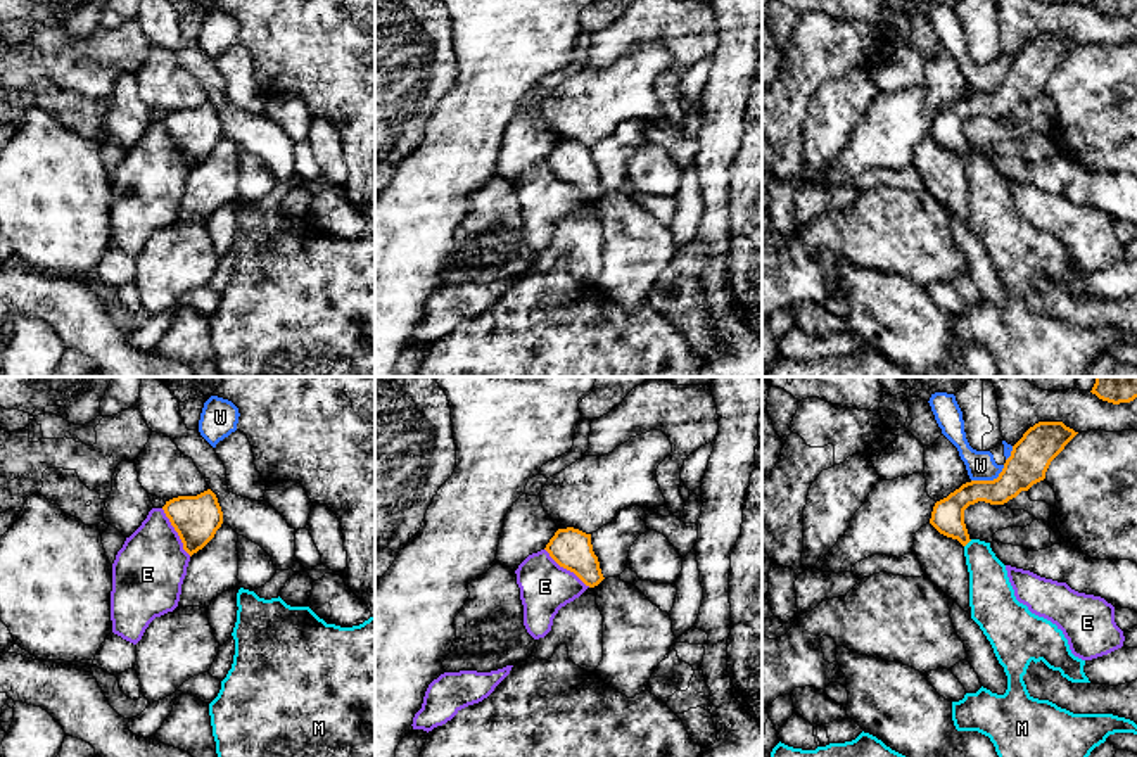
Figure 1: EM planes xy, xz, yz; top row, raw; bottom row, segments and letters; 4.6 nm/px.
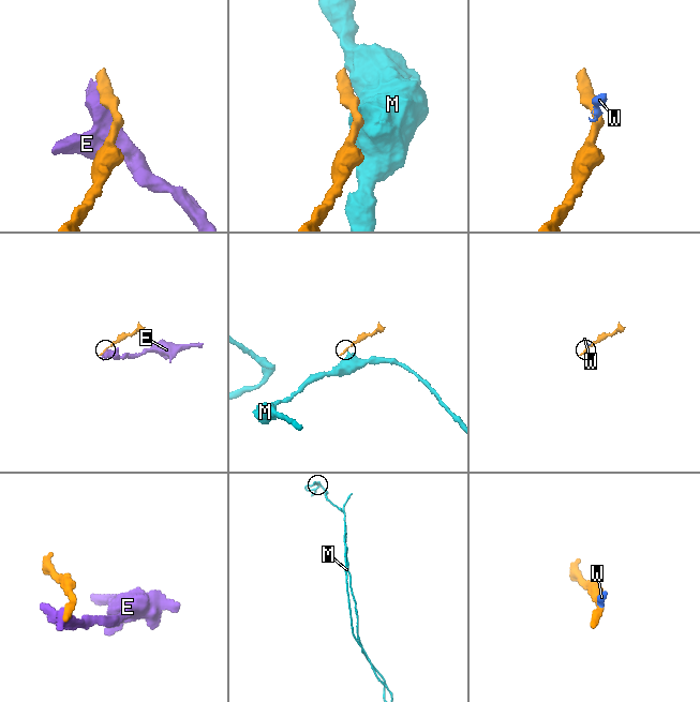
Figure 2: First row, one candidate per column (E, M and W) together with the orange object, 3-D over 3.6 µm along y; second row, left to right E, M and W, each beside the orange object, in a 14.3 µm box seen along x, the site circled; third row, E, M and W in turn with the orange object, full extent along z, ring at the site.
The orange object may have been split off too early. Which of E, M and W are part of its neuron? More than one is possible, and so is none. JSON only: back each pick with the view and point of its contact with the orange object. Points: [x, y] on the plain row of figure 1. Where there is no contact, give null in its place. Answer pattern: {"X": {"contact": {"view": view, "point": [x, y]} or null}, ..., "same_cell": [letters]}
{"same_cell": []}

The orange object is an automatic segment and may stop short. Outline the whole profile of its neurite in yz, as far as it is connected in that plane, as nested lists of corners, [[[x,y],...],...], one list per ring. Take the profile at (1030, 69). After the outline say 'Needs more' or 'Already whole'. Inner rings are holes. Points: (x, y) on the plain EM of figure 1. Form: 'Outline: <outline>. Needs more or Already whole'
Outline: [[[1039,35],[1013,59],[1002,85],[994,93],[971,93],[935,116],[930,137],[943,149],[966,159],[971,152],[964,137],[964,123],[985,114],[1004,118],[1021,104],[1045,92],[1051,74],[1077,48],[1063,35]]]. Already whole

